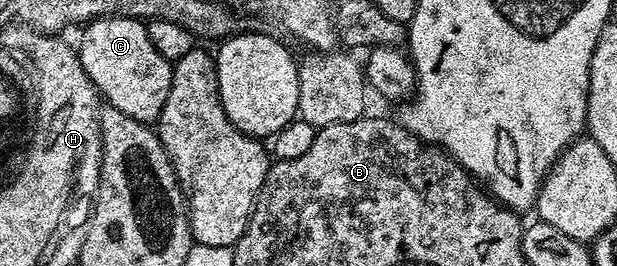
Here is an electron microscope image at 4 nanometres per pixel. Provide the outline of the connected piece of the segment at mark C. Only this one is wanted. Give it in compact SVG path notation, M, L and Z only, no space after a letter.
M106 17L92 20L82 31L85 32L79 42L81 64L104 102L127 113L127 117L135 121L156 124L171 89L173 64L164 59L155 45L151 45L145 23L139 19Z

